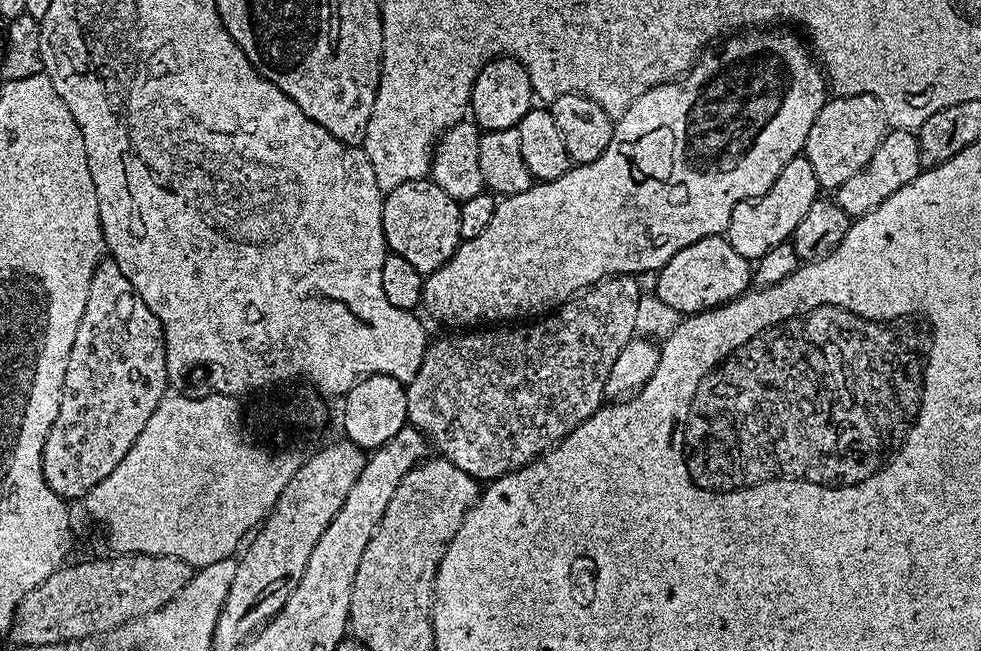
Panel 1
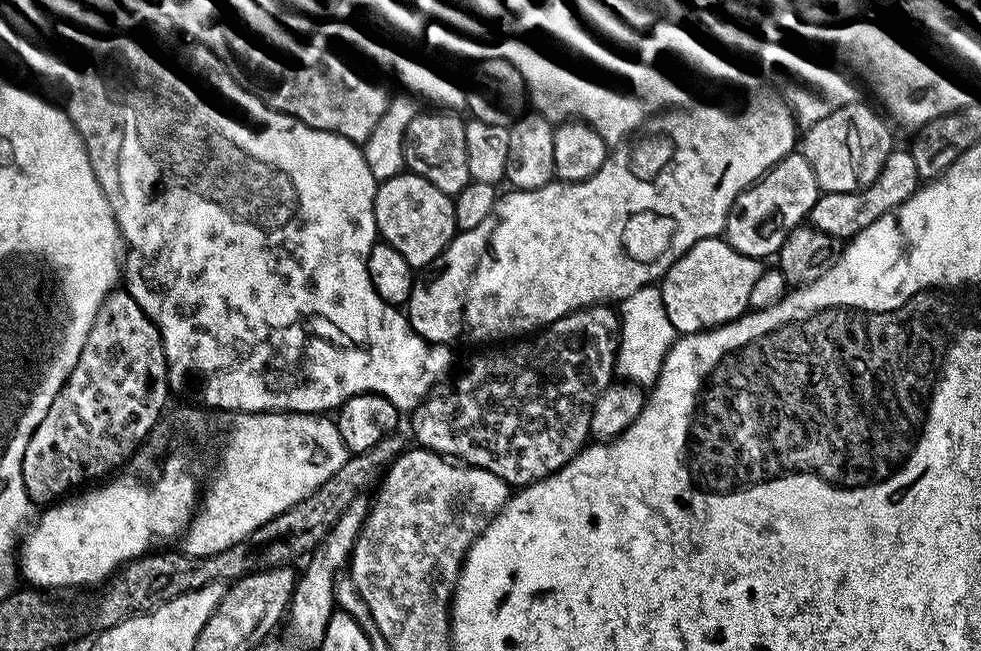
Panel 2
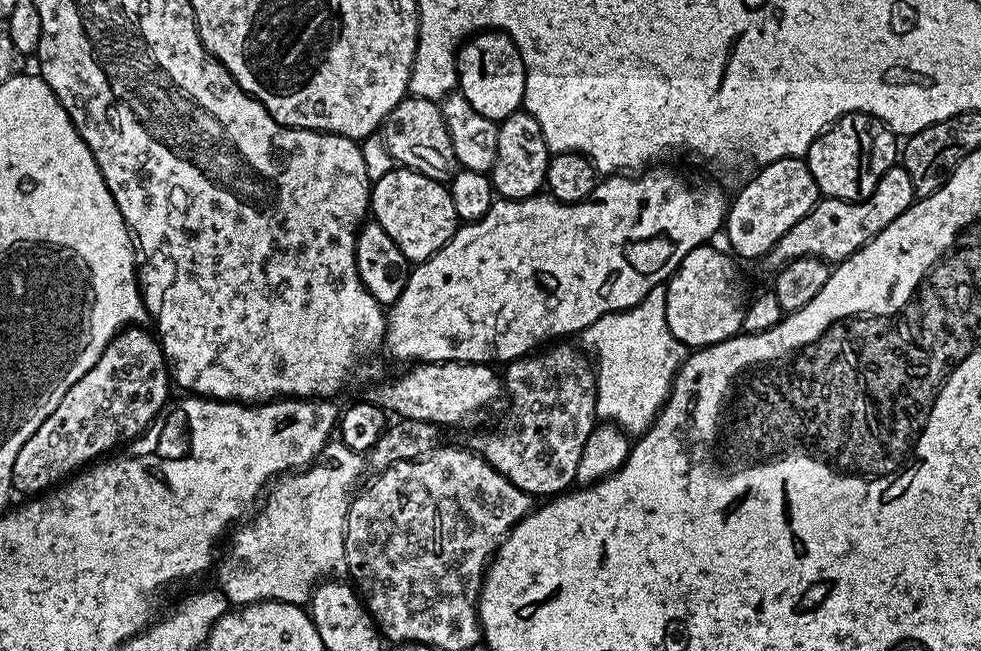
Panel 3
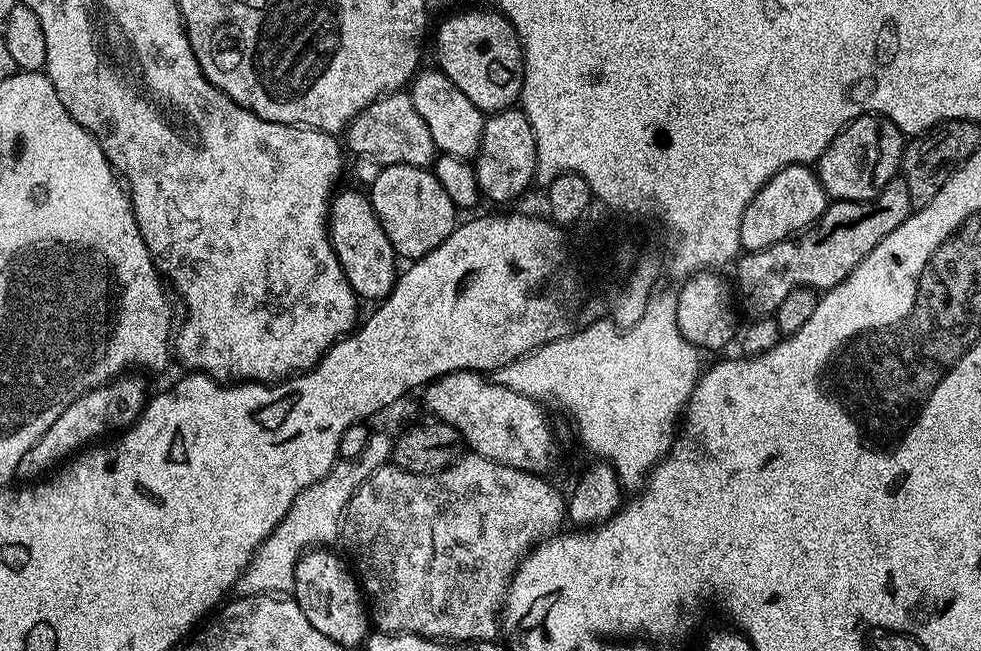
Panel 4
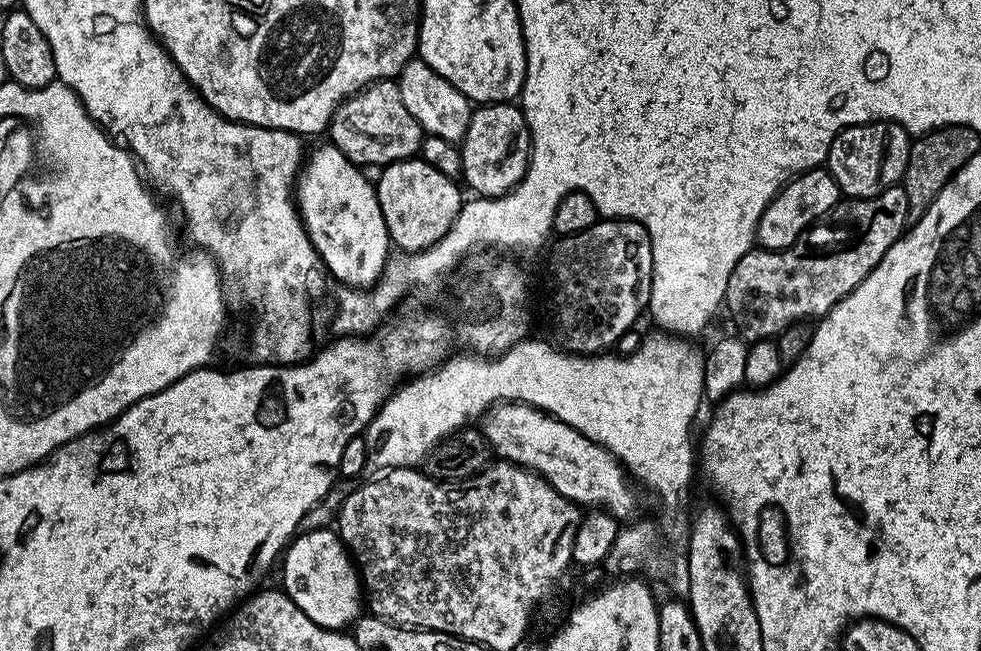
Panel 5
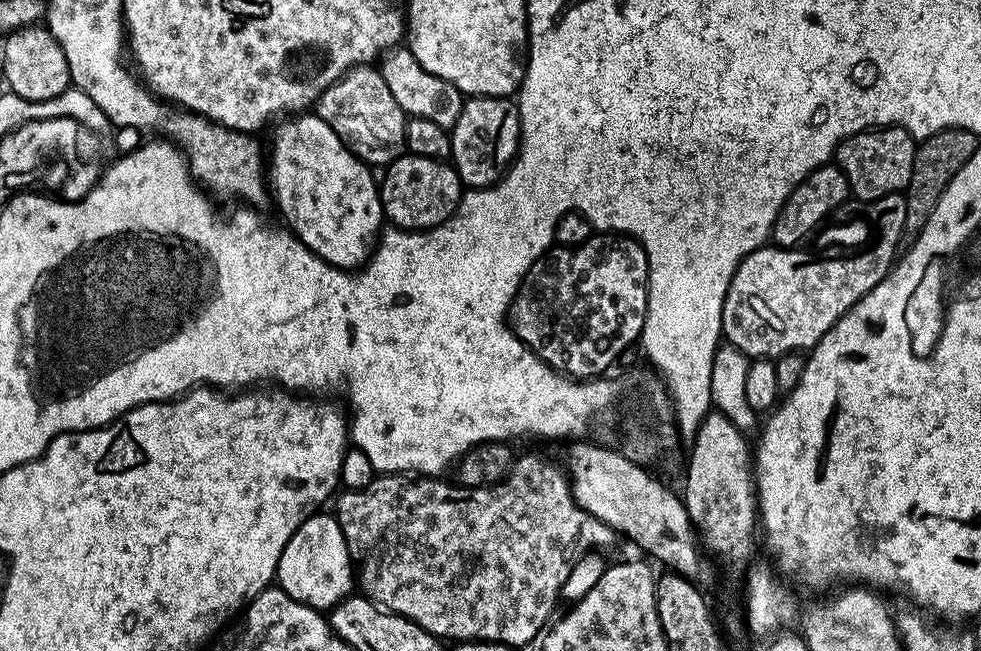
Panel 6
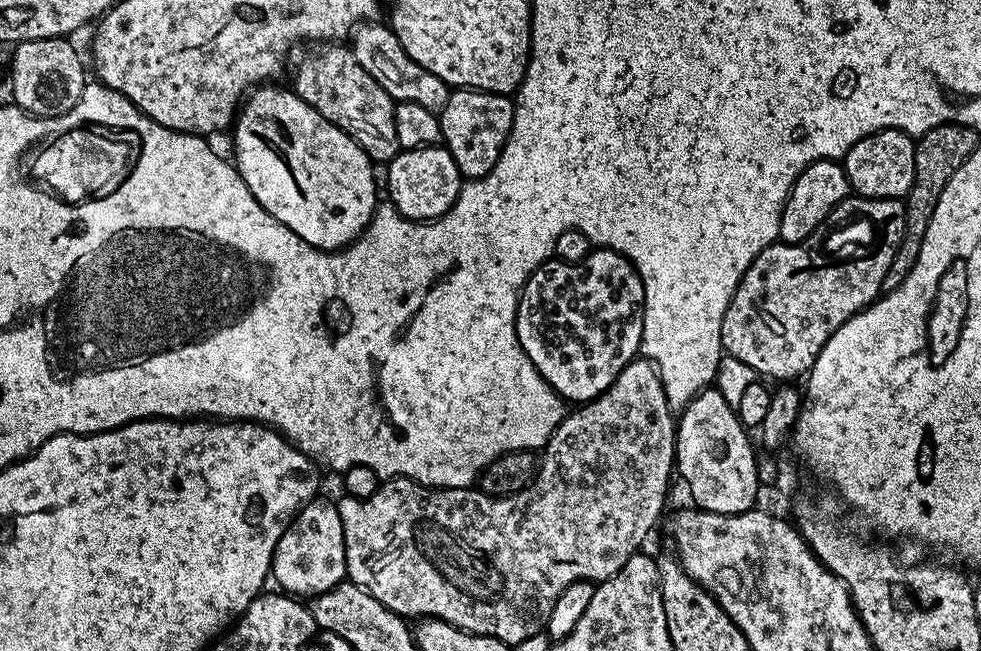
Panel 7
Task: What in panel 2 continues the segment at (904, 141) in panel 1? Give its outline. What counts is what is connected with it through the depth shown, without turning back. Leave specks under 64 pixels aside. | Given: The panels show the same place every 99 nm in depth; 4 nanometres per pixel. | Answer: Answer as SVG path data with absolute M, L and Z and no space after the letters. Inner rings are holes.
M894 150L886 158L878 178L874 178L874 182L863 188L861 192L826 192L818 197L810 213L810 223L813 228L836 236L842 242L847 241L862 230L866 230L866 226L870 226L870 222L878 222L878 218L882 218L882 214L894 210L902 202L906 202L906 198L910 198L916 193L916 189L920 187L921 183L911 151Z

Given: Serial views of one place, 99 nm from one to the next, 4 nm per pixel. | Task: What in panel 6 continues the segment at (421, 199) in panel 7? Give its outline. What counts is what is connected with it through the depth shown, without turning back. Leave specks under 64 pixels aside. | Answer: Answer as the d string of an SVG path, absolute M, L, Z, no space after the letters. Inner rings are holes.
M405 154L387 165L388 172L379 181L380 205L389 225L405 230L437 228L452 217L460 203L462 185L460 176L451 163Z

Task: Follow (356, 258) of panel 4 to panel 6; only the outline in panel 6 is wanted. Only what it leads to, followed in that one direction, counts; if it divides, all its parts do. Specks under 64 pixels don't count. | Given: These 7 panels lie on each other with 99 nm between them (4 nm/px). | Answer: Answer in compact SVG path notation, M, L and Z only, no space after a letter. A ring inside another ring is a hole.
M296 114L280 123L284 122L277 126L272 136L270 192L273 197L276 195L277 206L288 219L287 227L326 263L345 270L361 267L371 257L385 223L378 180L372 177L373 169L358 159L320 116Z

